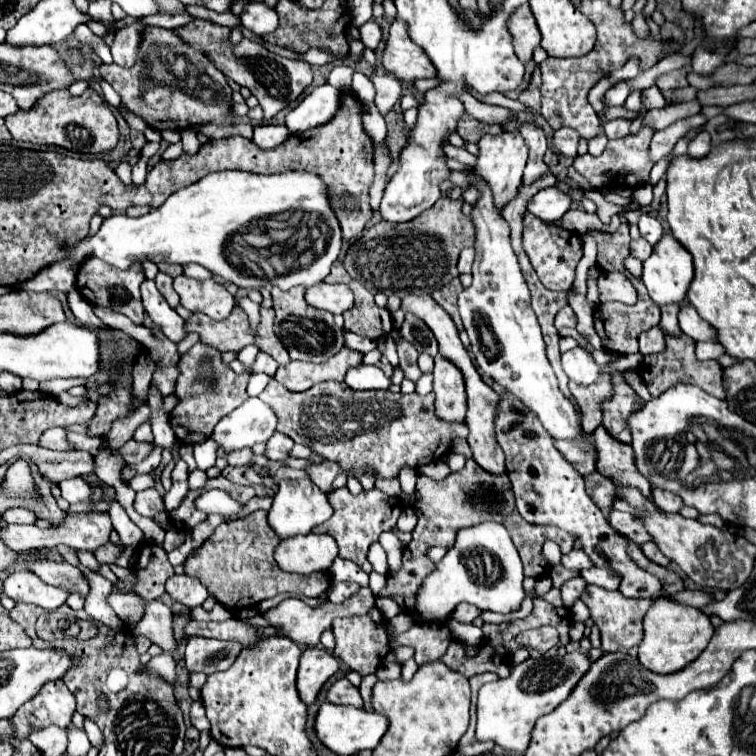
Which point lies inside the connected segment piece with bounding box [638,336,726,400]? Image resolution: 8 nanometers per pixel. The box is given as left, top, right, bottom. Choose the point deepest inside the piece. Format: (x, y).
(678, 363)

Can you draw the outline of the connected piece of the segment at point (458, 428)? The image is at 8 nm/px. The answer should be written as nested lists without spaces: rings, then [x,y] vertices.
[[[272,380],[262,392],[260,400],[264,400],[278,418],[278,432],[290,436],[294,442],[308,444],[316,454],[338,462],[345,470],[363,470],[371,467],[378,478],[396,478],[398,470],[406,464],[418,468],[420,464],[434,462],[446,454],[450,448],[452,438],[466,438],[468,426],[458,422],[442,422],[434,414],[434,398],[432,394],[420,396],[420,394],[392,394],[392,392],[370,392],[372,398],[368,400],[366,390],[352,390],[344,382],[322,382],[318,386],[312,386],[306,392],[290,392],[280,382]]]

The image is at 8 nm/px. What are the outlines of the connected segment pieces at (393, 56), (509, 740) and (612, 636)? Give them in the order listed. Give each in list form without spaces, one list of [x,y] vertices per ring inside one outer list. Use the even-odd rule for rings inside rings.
[[[398,20],[390,26],[390,34],[382,50],[382,66],[402,82],[436,76],[434,64],[426,58],[426,54],[422,54],[422,48],[408,38],[406,24]]]
[[[572,652],[564,658],[552,658],[552,656],[540,656],[540,658],[528,658],[522,664],[512,668],[512,674],[506,680],[496,680],[490,684],[484,684],[478,692],[478,726],[476,726],[476,738],[480,742],[492,740],[504,750],[522,754],[530,740],[530,730],[534,728],[534,722],[542,716],[554,710],[566,694],[570,694],[574,682],[582,678],[582,674],[588,670],[590,660],[584,652]]]
[[[586,586],[580,600],[588,606],[590,618],[600,628],[602,636],[602,652],[618,652],[630,650],[642,642],[642,616],[650,608],[652,598],[624,598],[618,590],[610,592],[598,586]]]

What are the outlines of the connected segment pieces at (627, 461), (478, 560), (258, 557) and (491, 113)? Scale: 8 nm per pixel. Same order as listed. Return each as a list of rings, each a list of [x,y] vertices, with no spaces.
[[[602,424],[594,430],[594,444],[598,458],[602,458],[602,470],[606,470],[610,478],[630,482],[630,486],[638,486],[644,494],[652,494],[652,486],[646,484],[646,478],[642,478],[634,466],[634,450],[630,444],[612,438]]]
[[[482,522],[460,530],[454,548],[446,552],[446,556],[436,564],[436,570],[424,580],[418,592],[416,618],[426,622],[444,620],[460,602],[500,614],[518,612],[526,596],[522,580],[522,562],[506,528],[498,522]]]
[[[256,510],[246,518],[218,526],[216,532],[200,546],[198,554],[186,560],[186,574],[200,578],[200,582],[208,588],[210,596],[214,596],[230,610],[256,606],[276,594],[318,598],[322,592],[326,592],[326,588],[330,588],[330,572],[326,578],[326,572],[300,576],[280,570],[274,560],[274,550],[278,544],[278,536],[274,534],[274,530],[270,530],[266,522],[266,510]]]
[[[462,94],[462,102],[466,106],[466,112],[470,116],[474,116],[476,120],[484,122],[484,124],[508,124],[512,120],[512,112],[508,108],[502,106],[490,106],[484,102],[478,102],[474,96],[470,94]]]

